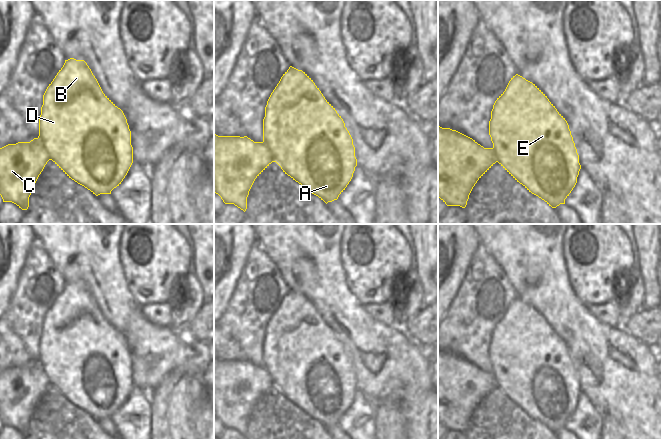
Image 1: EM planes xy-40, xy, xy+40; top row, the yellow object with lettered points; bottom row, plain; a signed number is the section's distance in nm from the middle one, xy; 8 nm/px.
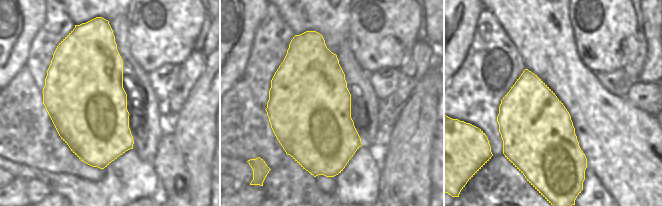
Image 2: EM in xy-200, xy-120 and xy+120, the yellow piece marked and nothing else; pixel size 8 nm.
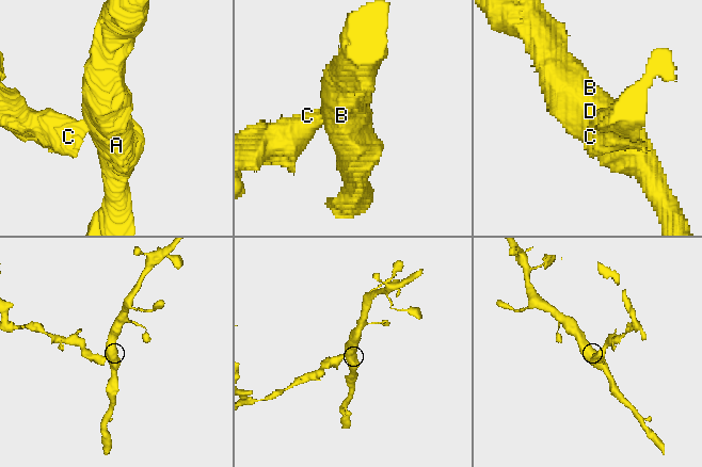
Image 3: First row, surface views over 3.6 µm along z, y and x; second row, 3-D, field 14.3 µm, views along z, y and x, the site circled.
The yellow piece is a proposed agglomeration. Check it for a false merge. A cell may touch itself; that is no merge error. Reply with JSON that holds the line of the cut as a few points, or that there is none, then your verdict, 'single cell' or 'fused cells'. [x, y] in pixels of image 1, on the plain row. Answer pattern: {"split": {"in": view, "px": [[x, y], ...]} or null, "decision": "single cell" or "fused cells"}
{"split": {"in": "xy-40", "px": [[38, 361], [49, 383]]}, "decision": "fused cells"}

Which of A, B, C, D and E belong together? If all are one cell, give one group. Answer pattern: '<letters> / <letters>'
A B D E / C

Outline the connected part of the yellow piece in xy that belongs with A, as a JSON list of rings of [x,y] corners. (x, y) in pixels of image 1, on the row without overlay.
[[[292,290],[283,298],[267,325],[263,343],[263,367],[269,373],[273,386],[276,386],[285,398],[326,428],[338,423],[351,405],[357,390],[353,363],[343,343],[313,304],[302,294]]]

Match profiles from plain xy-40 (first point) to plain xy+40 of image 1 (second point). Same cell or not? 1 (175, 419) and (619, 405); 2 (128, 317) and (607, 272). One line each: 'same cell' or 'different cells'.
1: different cells
2: different cells

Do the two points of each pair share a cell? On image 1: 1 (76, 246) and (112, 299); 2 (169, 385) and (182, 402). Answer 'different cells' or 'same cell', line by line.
1: same cell
2: same cell

